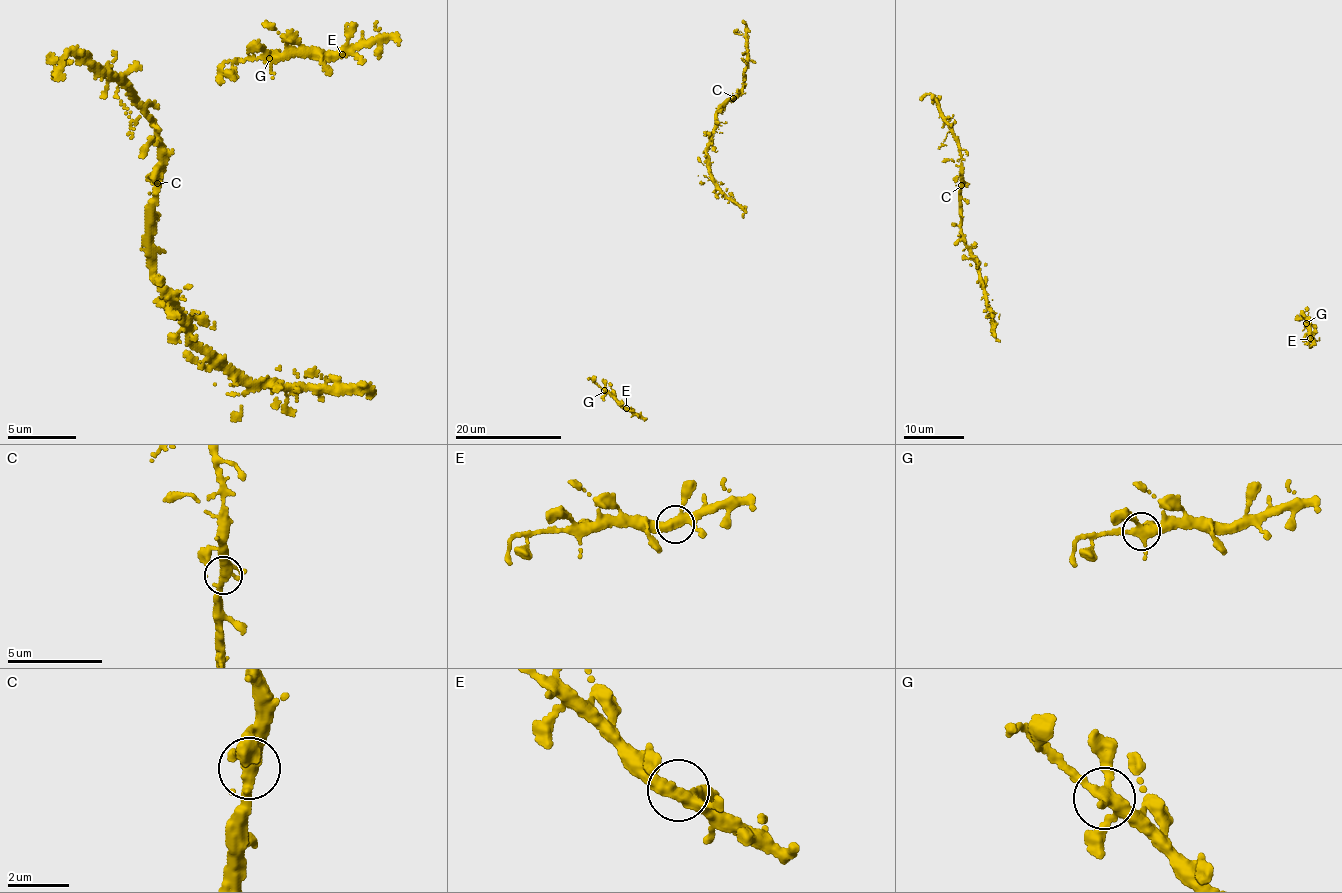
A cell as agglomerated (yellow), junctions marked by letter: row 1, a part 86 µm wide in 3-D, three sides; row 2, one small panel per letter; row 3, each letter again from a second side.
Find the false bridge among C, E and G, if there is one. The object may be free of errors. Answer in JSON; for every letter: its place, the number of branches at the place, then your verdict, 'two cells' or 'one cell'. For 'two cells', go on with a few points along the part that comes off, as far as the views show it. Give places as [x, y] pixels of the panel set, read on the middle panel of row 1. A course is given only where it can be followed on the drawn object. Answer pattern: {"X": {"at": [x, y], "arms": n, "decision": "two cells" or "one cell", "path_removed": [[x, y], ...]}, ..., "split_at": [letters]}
{"C": {"at": [733, 98], "arms": 4, "decision": "one cell"}, "E": {"at": [626, 408], "arms": 4, "decision": "one cell"}, "G": {"at": [604, 390], "arms": 5, "decision": "one cell"}, "split_at": []}

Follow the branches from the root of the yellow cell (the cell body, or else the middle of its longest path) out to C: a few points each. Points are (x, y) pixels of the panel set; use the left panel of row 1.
C: (295, 373), (309, 384), (269, 387), (193, 342), (175, 294), (155, 280), (155, 184)

